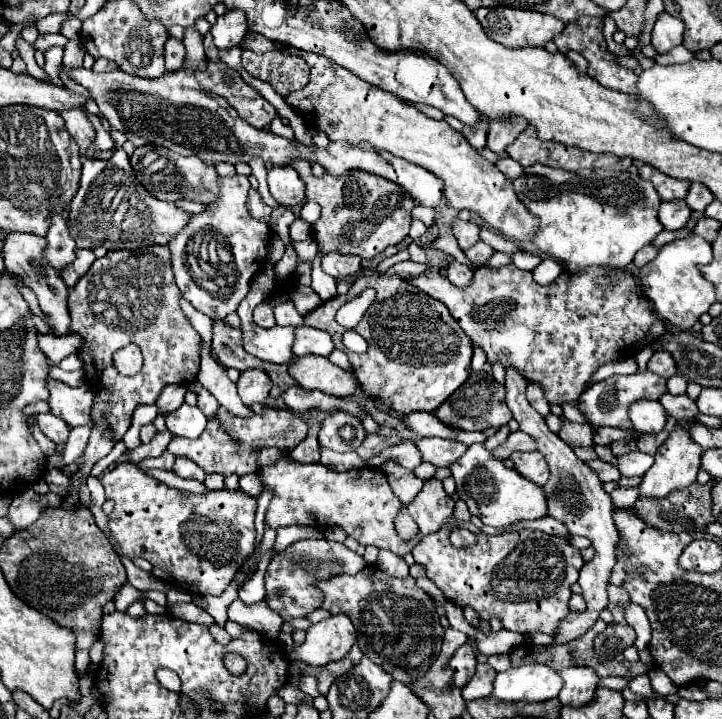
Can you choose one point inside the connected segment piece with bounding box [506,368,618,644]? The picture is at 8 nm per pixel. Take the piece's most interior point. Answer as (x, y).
(575, 496)

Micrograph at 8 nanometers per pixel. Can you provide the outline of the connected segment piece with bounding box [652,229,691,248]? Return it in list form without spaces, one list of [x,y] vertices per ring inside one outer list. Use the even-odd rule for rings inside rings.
[[[682,229],[679,231],[667,231],[663,230],[656,236],[656,238],[652,241],[652,244],[656,247],[661,248],[664,244],[667,244],[675,239],[685,238],[691,233],[688,229]]]

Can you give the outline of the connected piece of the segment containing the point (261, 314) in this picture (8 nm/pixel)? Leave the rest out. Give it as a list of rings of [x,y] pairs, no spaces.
[[[260,304],[254,308],[254,322],[262,328],[272,328],[276,326],[274,314],[272,314],[272,306],[270,304]]]

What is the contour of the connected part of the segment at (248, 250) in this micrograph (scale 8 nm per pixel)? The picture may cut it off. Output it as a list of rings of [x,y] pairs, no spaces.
[[[240,174],[218,178],[218,188],[216,200],[204,204],[208,210],[192,214],[186,228],[168,242],[182,296],[212,320],[222,320],[238,308],[250,290],[250,282],[266,262],[270,244],[268,222],[252,218],[246,206],[250,190],[248,178]]]

